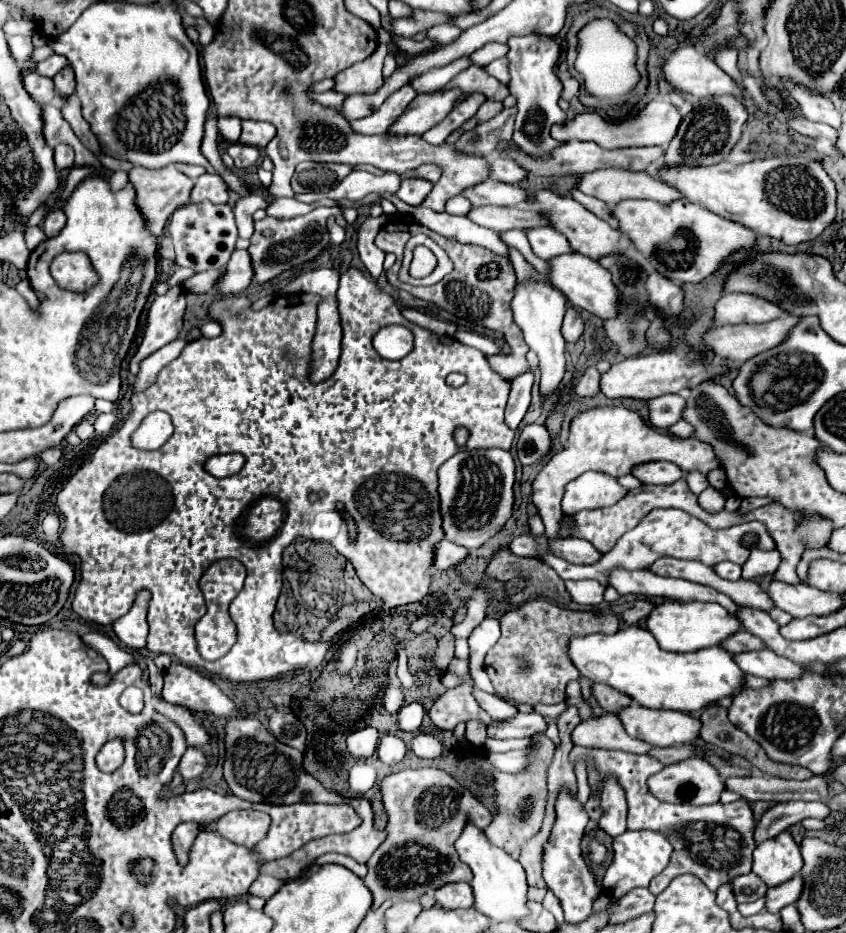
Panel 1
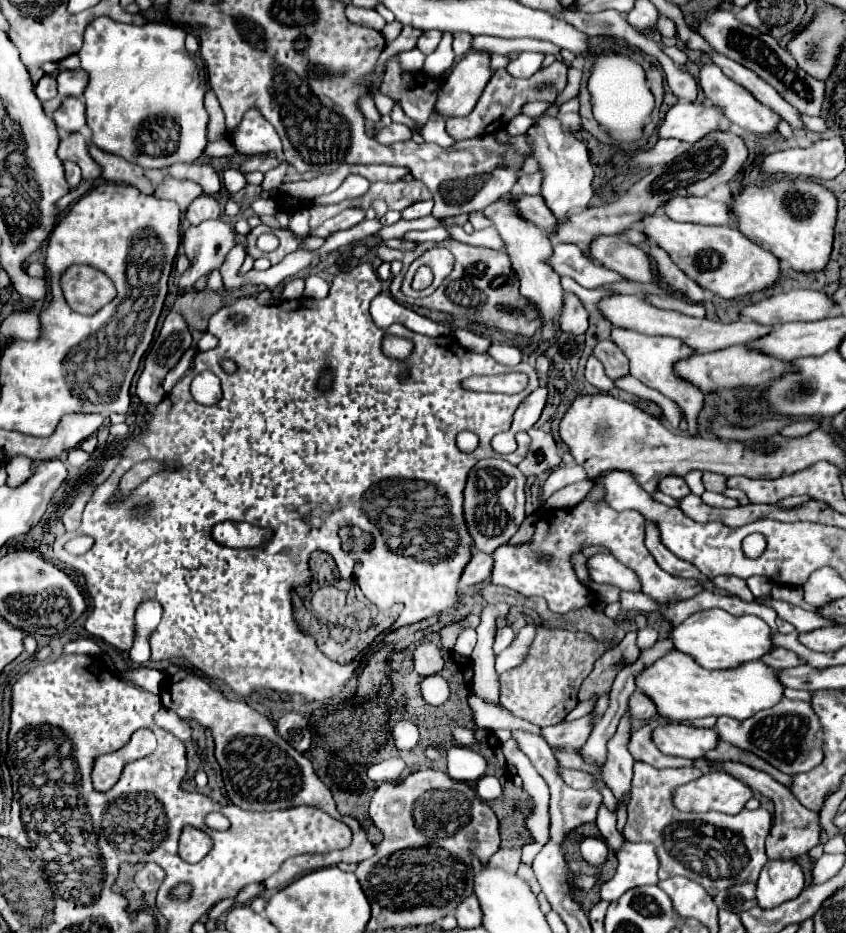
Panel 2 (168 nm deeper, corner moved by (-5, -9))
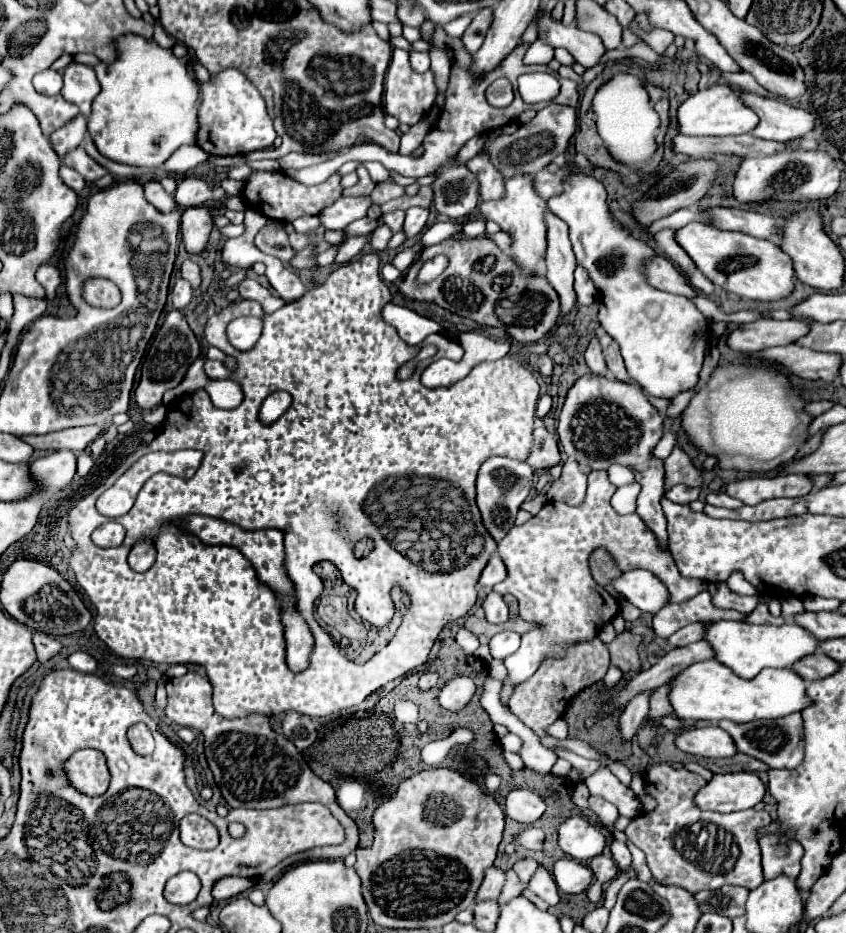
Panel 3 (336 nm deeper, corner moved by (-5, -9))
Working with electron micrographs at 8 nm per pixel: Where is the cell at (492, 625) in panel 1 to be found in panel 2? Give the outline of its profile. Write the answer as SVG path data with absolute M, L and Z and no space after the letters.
M509 626L499 628L499 630L497 630L495 644L493 644L493 652L495 652L495 654L501 654L501 652L513 642L513 638L515 638L515 634L513 634L513 630L511 630Z

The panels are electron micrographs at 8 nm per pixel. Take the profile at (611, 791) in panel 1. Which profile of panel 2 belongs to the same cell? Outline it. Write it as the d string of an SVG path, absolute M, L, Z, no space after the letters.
M623 714L615 736L607 742L607 762L603 766L601 778L611 788L615 798L619 800L627 790L631 790L631 778L633 778L633 756L627 748L631 738L633 726L629 714Z

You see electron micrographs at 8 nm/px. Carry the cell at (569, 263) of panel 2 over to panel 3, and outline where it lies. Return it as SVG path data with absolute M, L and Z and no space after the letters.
M579 264L575 268L575 292L577 292L579 304L585 304L585 306L593 304L597 298L597 288L593 286L593 280L589 278L587 270Z

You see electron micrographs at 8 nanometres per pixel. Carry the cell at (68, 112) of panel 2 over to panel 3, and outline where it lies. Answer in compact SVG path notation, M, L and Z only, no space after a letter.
M77 114L77 118L73 118L73 122L67 122L65 126L57 128L49 140L55 148L55 152L59 156L63 156L65 152L73 150L75 146L79 146L83 142L83 136L87 132L87 124L85 124L85 118L81 114Z

